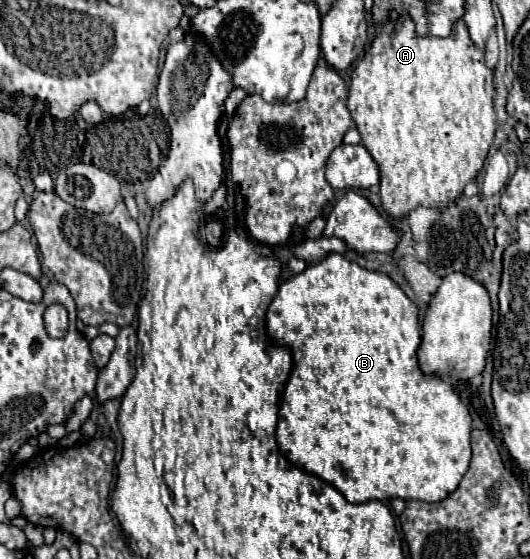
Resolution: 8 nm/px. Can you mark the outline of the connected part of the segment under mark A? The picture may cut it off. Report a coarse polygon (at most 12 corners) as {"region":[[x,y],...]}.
{"region":[[457,20],[379,26],[349,112],[381,206],[443,210],[485,164],[493,72]]}

